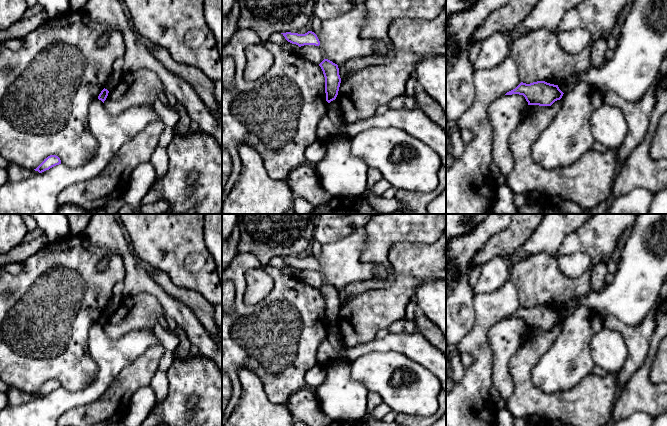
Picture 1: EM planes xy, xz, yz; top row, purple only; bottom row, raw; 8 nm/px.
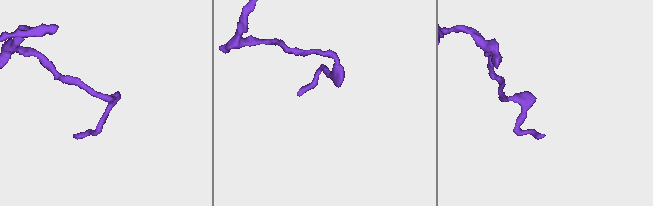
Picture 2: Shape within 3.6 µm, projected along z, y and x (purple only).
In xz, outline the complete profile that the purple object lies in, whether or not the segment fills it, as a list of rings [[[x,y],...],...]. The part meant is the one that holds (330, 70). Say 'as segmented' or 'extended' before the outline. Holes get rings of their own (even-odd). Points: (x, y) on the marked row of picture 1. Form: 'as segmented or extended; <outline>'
as segmented; [[[324,59],[319,66],[321,67],[325,77],[326,101],[330,103],[335,100],[338,95],[341,83],[339,68],[337,64],[328,59]]]

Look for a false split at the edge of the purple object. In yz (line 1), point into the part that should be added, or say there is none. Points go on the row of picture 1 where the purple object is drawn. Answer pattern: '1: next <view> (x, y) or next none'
1: next none

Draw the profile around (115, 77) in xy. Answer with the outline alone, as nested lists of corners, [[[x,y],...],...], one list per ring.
[[[113,71],[105,84],[105,89],[107,89],[108,91],[112,90],[119,83],[122,75],[123,73]]]

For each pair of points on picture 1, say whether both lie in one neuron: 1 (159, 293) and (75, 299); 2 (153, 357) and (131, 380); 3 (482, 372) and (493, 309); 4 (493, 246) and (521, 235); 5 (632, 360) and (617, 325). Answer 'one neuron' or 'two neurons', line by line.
1: two neurons
2: one neuron
3: one neuron
4: one neuron
5: one neuron

